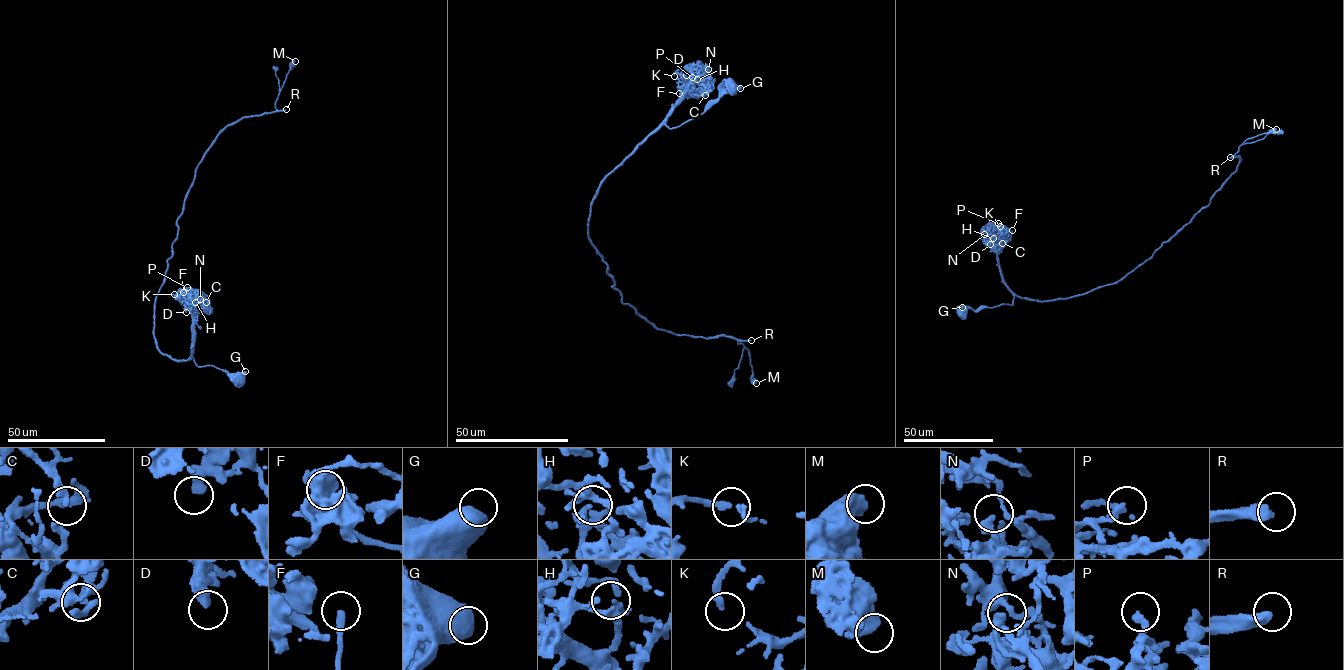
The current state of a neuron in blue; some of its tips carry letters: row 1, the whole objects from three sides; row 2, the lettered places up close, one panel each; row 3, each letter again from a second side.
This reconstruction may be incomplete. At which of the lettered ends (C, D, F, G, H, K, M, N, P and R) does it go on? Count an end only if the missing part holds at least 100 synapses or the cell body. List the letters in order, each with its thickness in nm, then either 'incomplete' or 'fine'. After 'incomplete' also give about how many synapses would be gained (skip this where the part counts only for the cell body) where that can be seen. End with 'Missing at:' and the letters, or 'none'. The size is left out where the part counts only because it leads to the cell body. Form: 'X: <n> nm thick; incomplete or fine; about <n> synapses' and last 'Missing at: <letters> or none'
C: 180 nm thick; fine
D: 400 nm thick; fine
F: 200 nm thick; fine
G: 750 nm thick; fine
H: 280 nm thick; fine
K: 170 nm thick; fine
M: 650 nm thick; fine
N: 320 nm thick; fine
P: 280 nm thick; fine
R: 400 nm thick; incomplete; about 650 synapses
Missing at: R

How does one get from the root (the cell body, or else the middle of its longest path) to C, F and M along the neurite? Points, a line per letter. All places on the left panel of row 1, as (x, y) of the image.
C: (240, 380), (238, 374), (231, 376), (194, 361), (193, 302), (200, 295), (206, 302)
F: (240, 380), (238, 374), (231, 376), (194, 361), (194, 306), (183, 292)
M: (240, 380), (160, 351), (156, 300), (203, 154), (228, 126), (276, 110), (295, 61)

